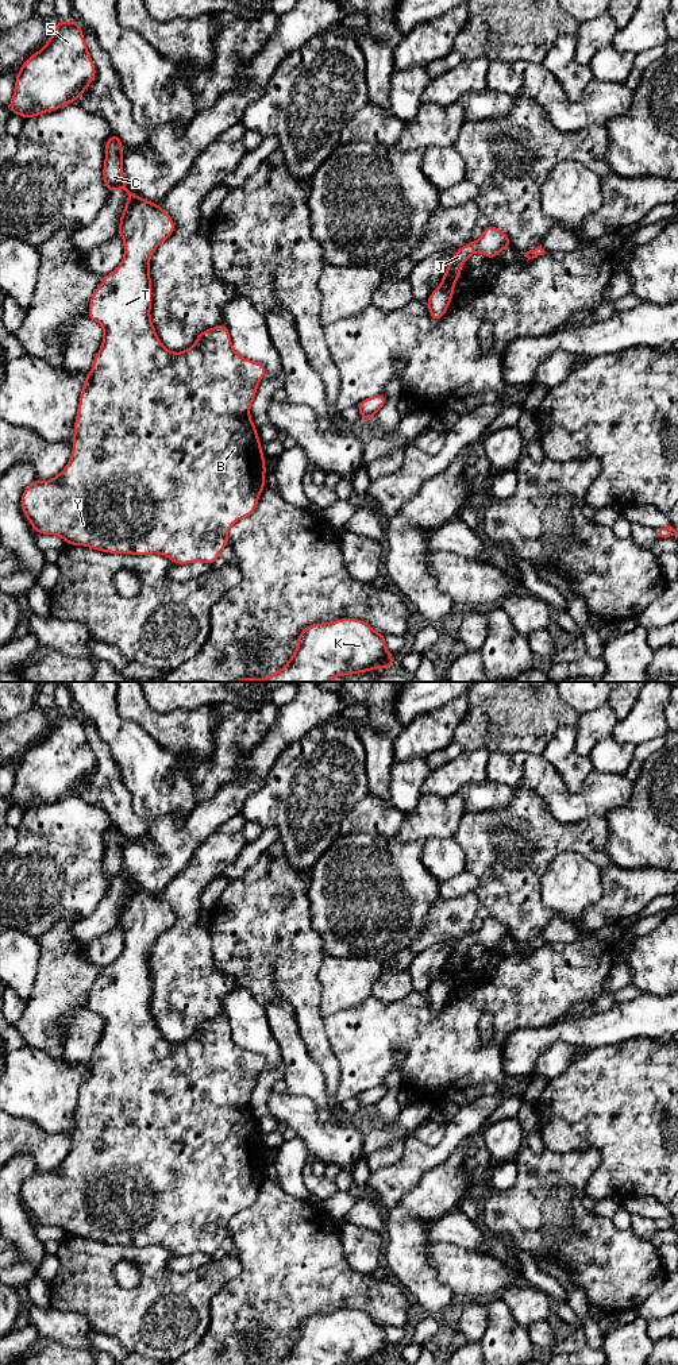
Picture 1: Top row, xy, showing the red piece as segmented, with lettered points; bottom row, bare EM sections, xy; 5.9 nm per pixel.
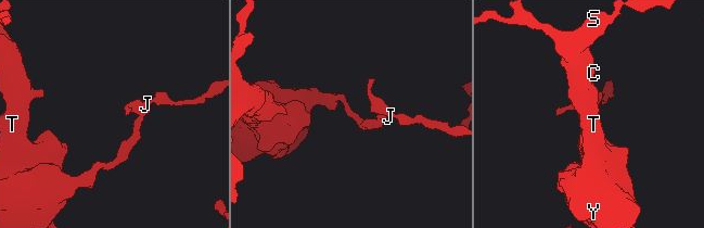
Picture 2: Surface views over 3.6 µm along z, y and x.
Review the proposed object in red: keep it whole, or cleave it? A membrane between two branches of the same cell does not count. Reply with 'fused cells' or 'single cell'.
fused cells

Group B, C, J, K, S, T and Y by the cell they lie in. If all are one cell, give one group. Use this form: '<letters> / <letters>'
B C K S T Y / J

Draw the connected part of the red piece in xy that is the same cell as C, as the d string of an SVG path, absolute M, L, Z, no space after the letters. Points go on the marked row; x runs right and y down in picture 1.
M113 132L105 142L105 161L103 177L108 193L123 189L128 194L126 208L120 216L118 235L124 242L124 257L120 265L103 281L90 297L88 317L104 327L101 347L93 359L90 373L84 379L84 389L78 402L78 413L74 420L73 452L65 469L51 481L41 482L36 478L24 489L22 494L22 510L36 533L55 535L62 537L69 545L85 545L97 551L109 554L151 555L161 554L167 556L174 564L188 564L203 562L211 564L220 556L228 544L228 531L239 520L249 517L257 509L258 498L265 489L265 456L257 433L257 427L250 417L250 406L254 401L257 386L267 373L266 367L255 360L239 356L231 343L230 331L226 324L205 329L199 333L196 342L182 352L172 352L165 348L157 336L150 317L151 309L151 278L150 257L155 248L172 236L176 223L167 212L159 208L158 203L150 203L135 196L126 188L123 177L123 149L122 139Z

